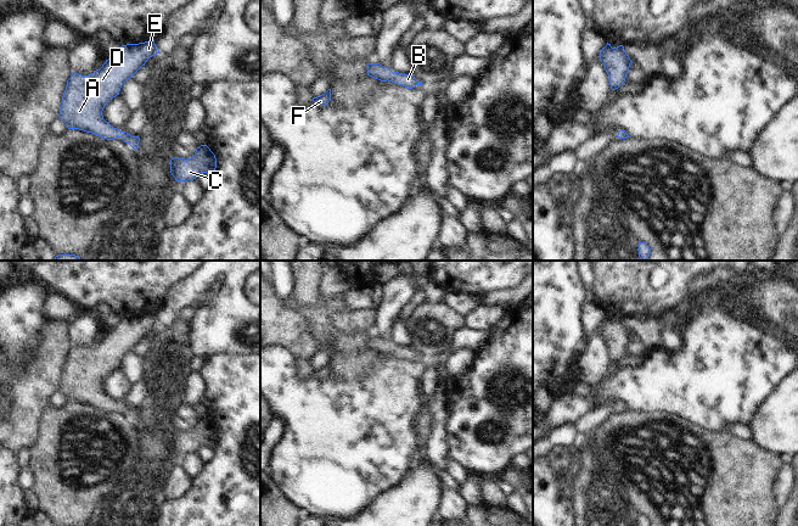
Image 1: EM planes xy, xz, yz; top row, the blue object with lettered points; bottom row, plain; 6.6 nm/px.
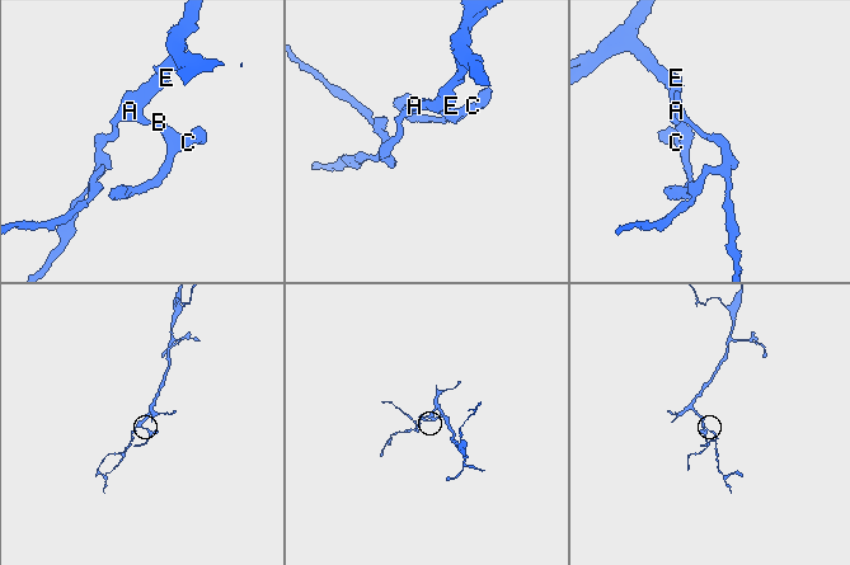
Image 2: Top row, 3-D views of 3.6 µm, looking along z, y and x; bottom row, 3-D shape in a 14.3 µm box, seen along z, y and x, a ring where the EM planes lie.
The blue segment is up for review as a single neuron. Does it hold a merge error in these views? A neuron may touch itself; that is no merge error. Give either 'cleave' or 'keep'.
keep

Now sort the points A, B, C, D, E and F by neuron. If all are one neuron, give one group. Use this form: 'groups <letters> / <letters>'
groups A B C D E F

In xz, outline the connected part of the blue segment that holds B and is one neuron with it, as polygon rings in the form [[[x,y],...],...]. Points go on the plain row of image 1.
[[[380,336],[367,337],[367,348],[378,352],[381,354],[392,354],[394,357],[403,358],[408,362],[412,362],[416,358],[422,358],[412,347],[403,347],[399,345],[392,345],[388,340],[383,340]]]

